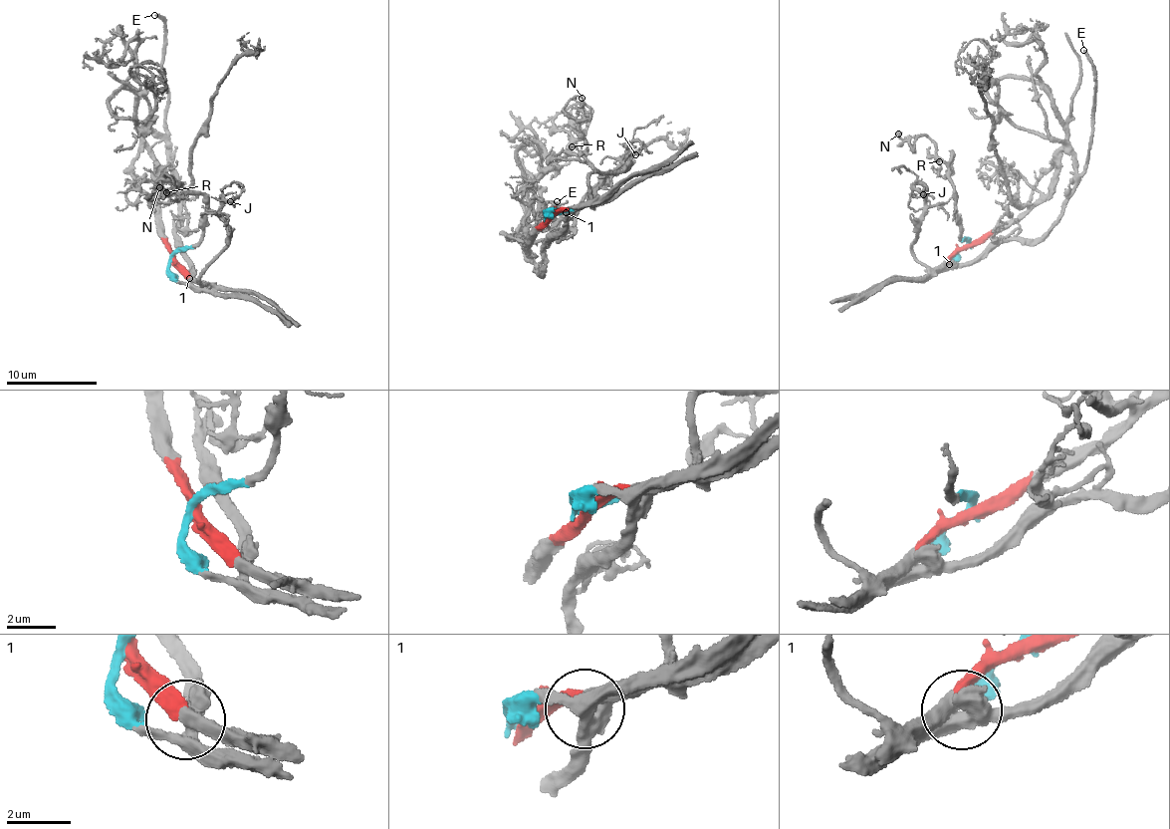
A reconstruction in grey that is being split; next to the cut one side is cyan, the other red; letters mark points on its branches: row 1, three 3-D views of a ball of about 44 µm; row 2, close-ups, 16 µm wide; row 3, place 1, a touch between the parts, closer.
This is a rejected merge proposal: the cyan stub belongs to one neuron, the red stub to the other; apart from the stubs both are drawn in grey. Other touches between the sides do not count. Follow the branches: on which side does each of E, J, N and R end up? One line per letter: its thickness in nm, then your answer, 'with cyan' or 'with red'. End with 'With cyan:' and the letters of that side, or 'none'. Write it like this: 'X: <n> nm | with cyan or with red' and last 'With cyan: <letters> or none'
E: 200 nm | with cyan
J: 190 nm | with red
N: 110 nm | with cyan
R: 240 nm | with cyan
With cyan: E, N, R

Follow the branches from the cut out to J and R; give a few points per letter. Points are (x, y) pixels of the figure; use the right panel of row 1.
J: (969, 246), (938, 265), (916, 261), (910, 242), (917, 236), (924, 186), (914, 186), (916, 197), (924, 193)
R: (969, 246), (962, 234), (956, 192), (951, 179), (939, 174), (940, 161)

